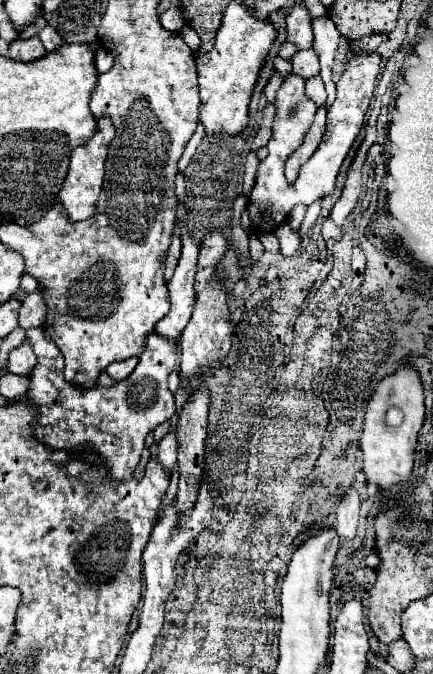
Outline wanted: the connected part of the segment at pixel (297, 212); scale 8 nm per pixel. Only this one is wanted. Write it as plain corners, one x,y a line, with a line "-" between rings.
296,205
296,209
292,209
292,213
290,213
290,217
288,217
290,229
298,231
298,229
300,229
300,223
302,223
302,219
304,219
304,215
306,215
306,207
304,207
304,205

